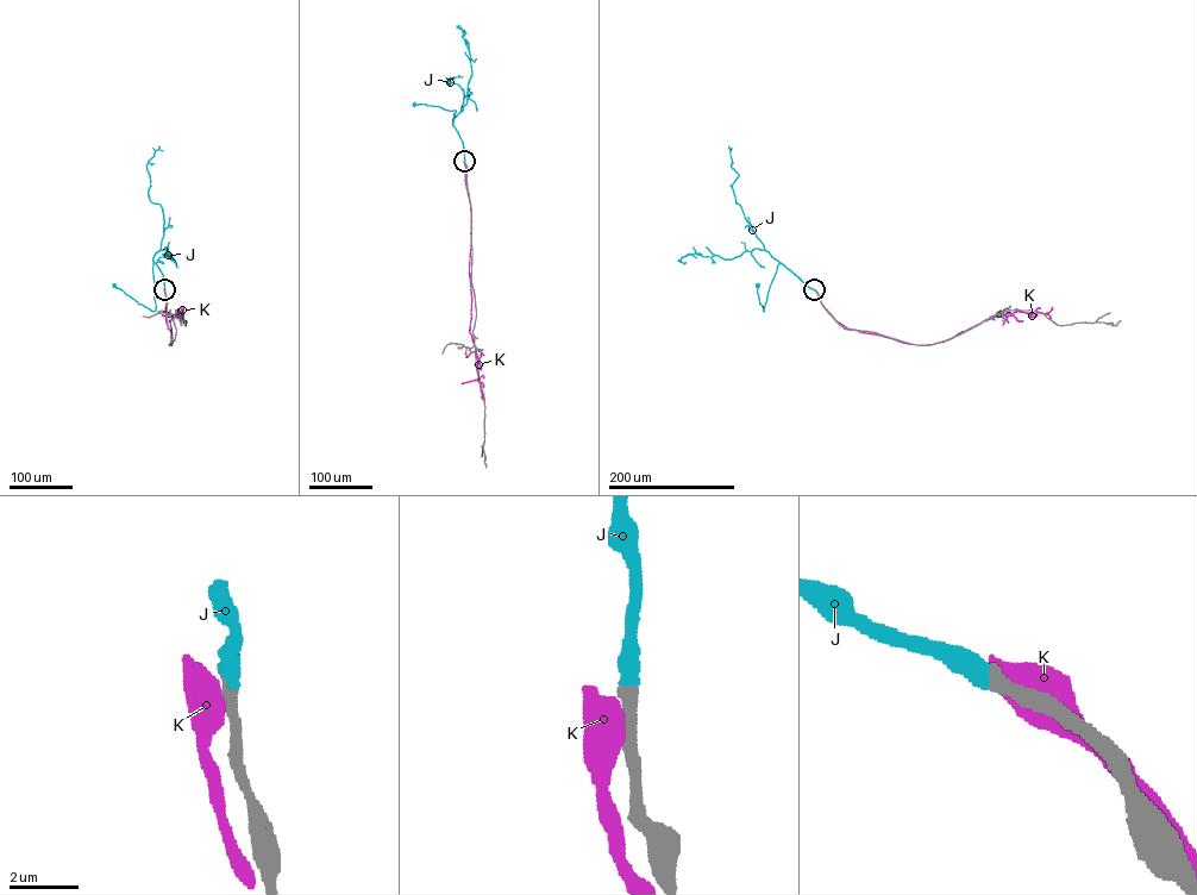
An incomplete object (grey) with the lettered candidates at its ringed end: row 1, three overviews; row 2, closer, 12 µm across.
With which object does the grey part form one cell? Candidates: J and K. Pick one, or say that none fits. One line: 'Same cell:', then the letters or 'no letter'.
Same cell: J

